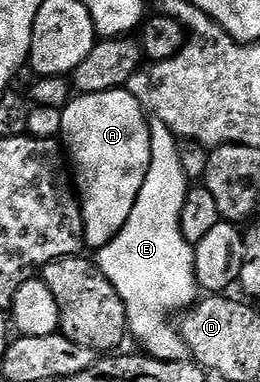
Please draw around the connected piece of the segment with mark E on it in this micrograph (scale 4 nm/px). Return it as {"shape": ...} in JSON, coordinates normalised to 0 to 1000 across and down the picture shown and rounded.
{"shape":[[[592,293],[569,301],[569,330],[581,427],[558,482],[542,482],[542,513],[527,513],[481,597],[373,657],[373,694],[488,801],[500,882],[519,882],[577,935],[646,948],[723,935],[723,924],[700,872],[658,856],[642,830],[746,801],[773,762],[750,730],[750,657],[696,618],[696,534],[712,534],[727,469],[696,450],[688,372]]]}

